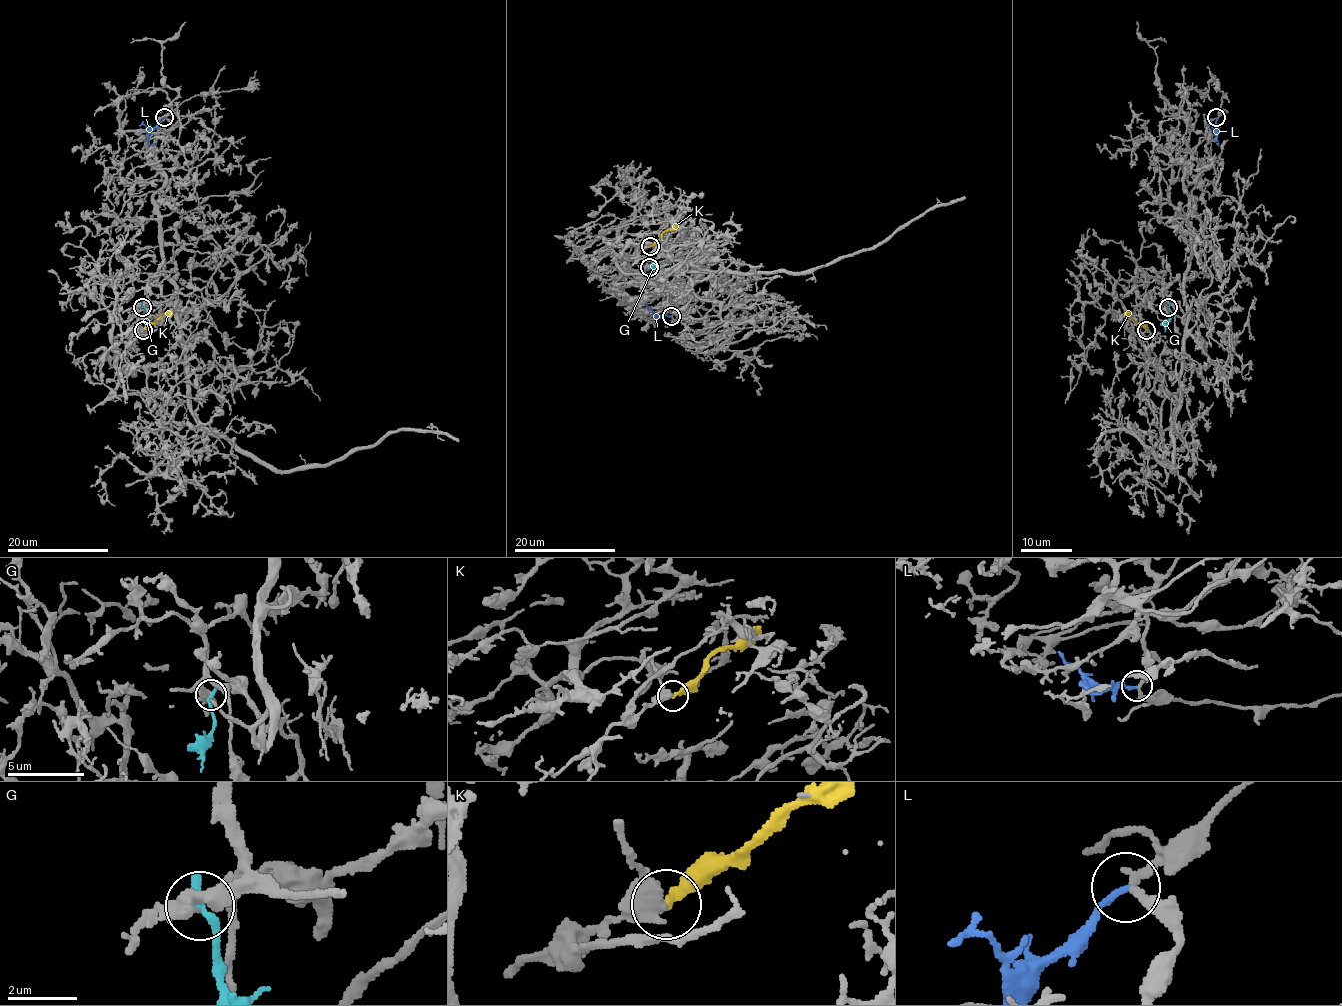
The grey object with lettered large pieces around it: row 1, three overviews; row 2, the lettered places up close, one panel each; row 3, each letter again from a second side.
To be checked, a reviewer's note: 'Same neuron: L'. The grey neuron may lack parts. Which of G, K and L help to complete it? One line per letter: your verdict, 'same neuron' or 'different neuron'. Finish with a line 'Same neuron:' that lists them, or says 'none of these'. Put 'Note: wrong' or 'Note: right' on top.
Note: wrong
G: different neuron
K: different neuron
L: different neuron
Same neuron: none of these

